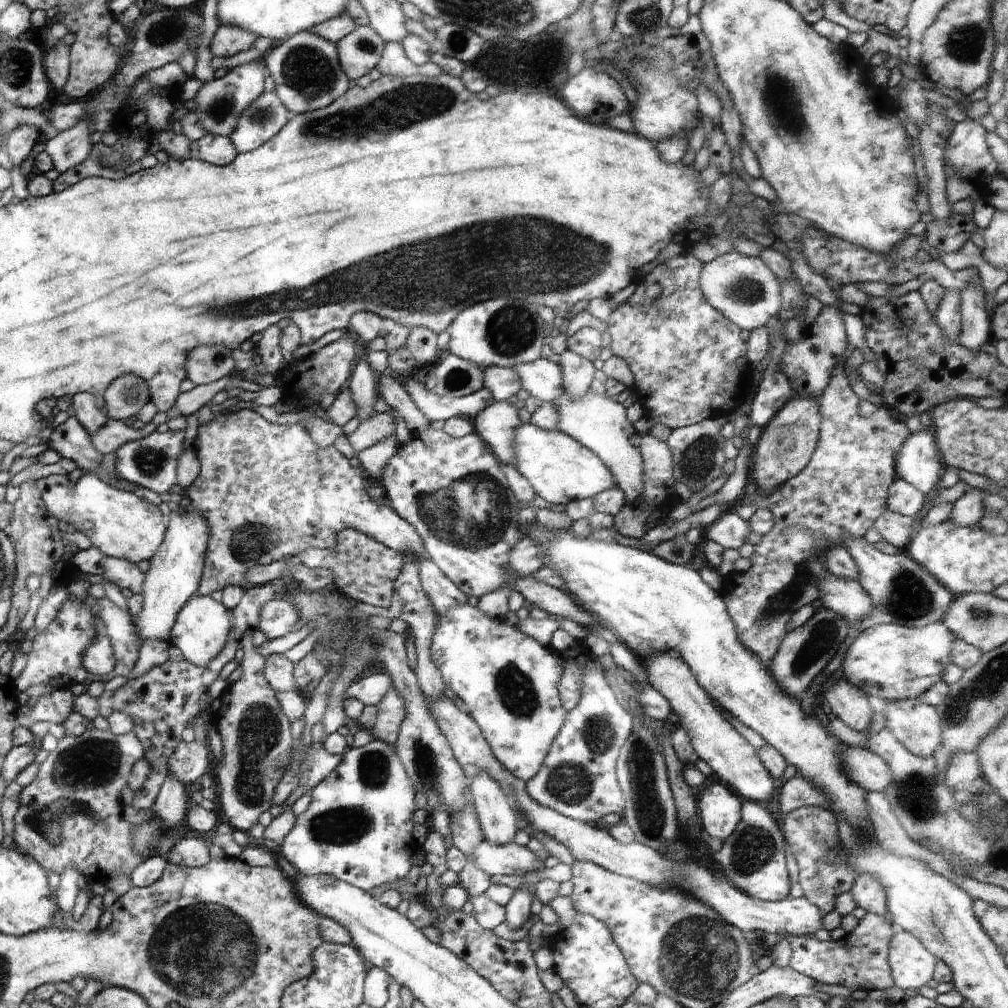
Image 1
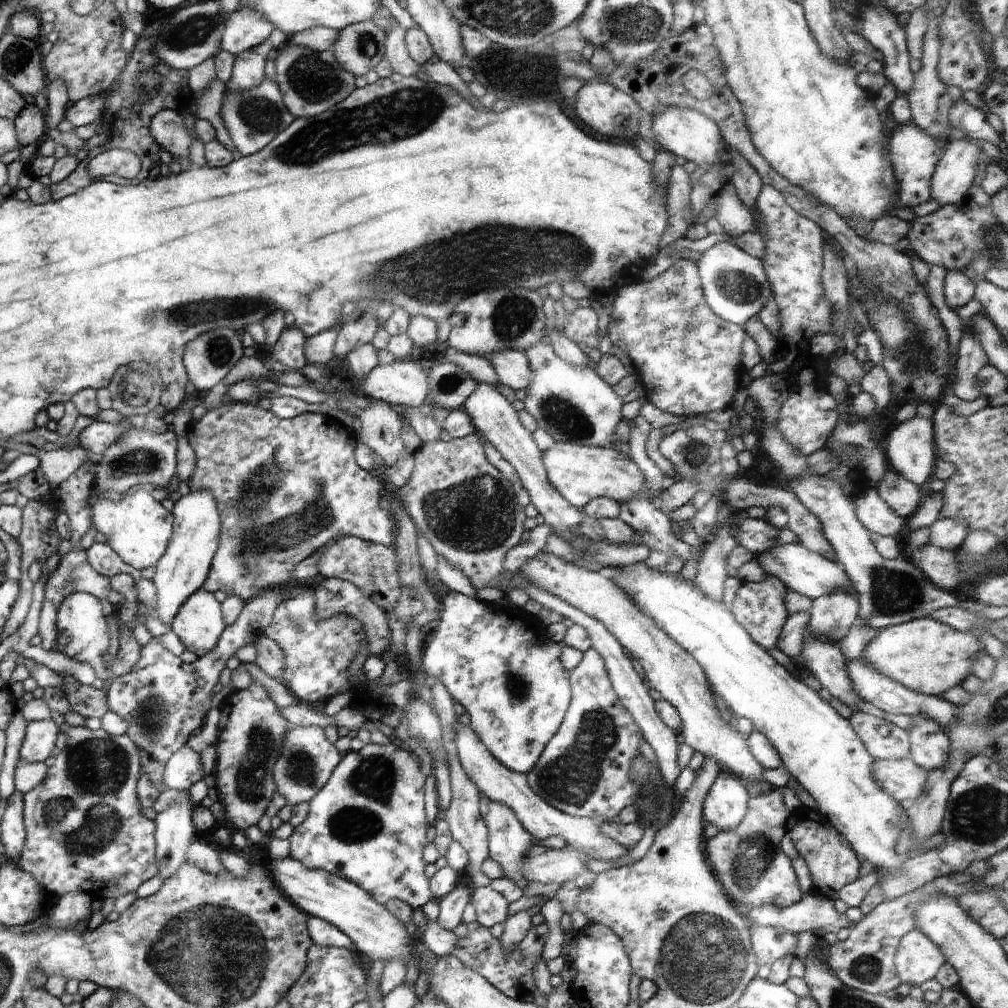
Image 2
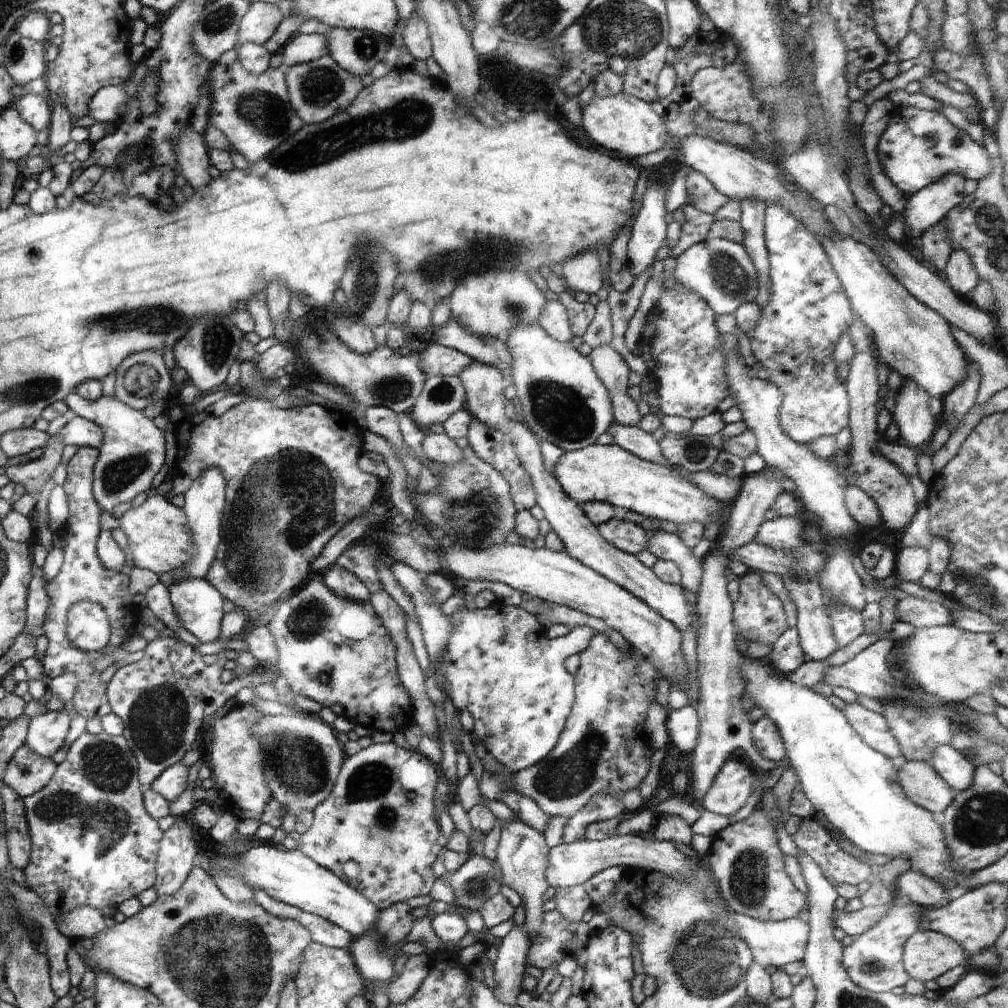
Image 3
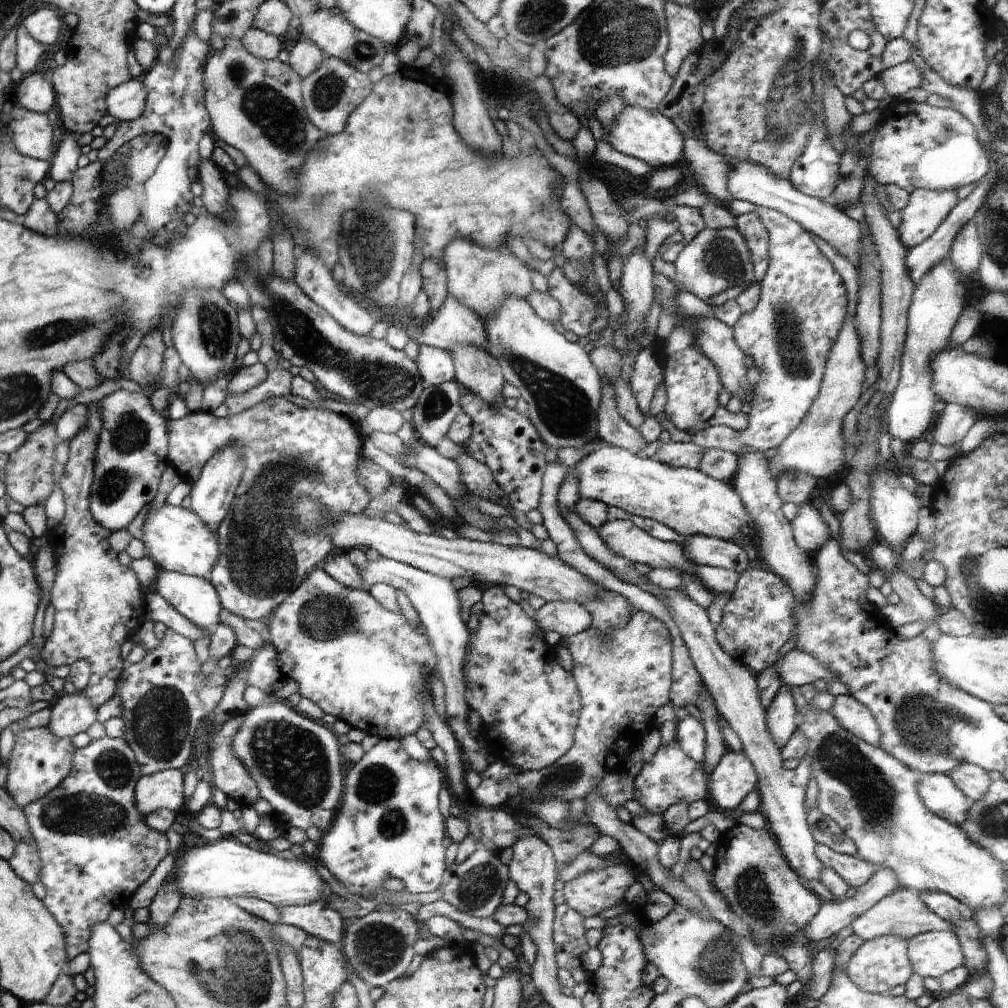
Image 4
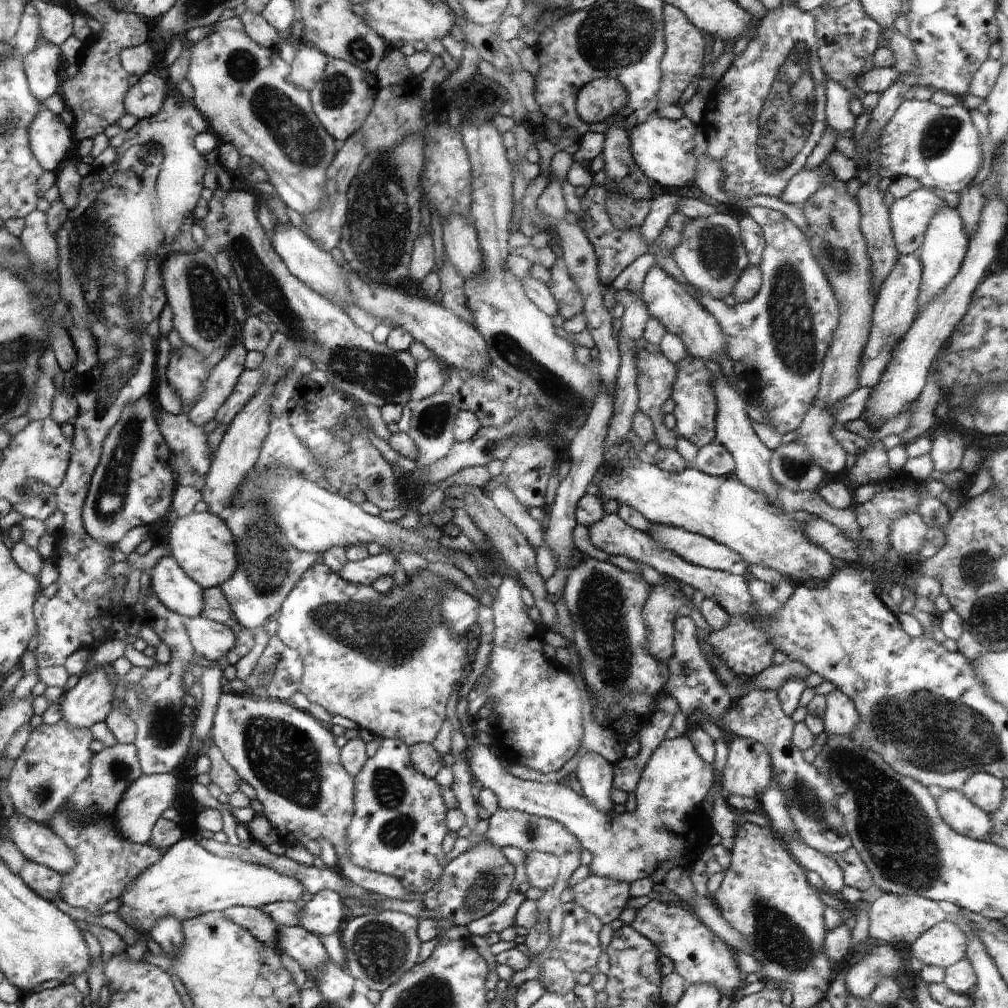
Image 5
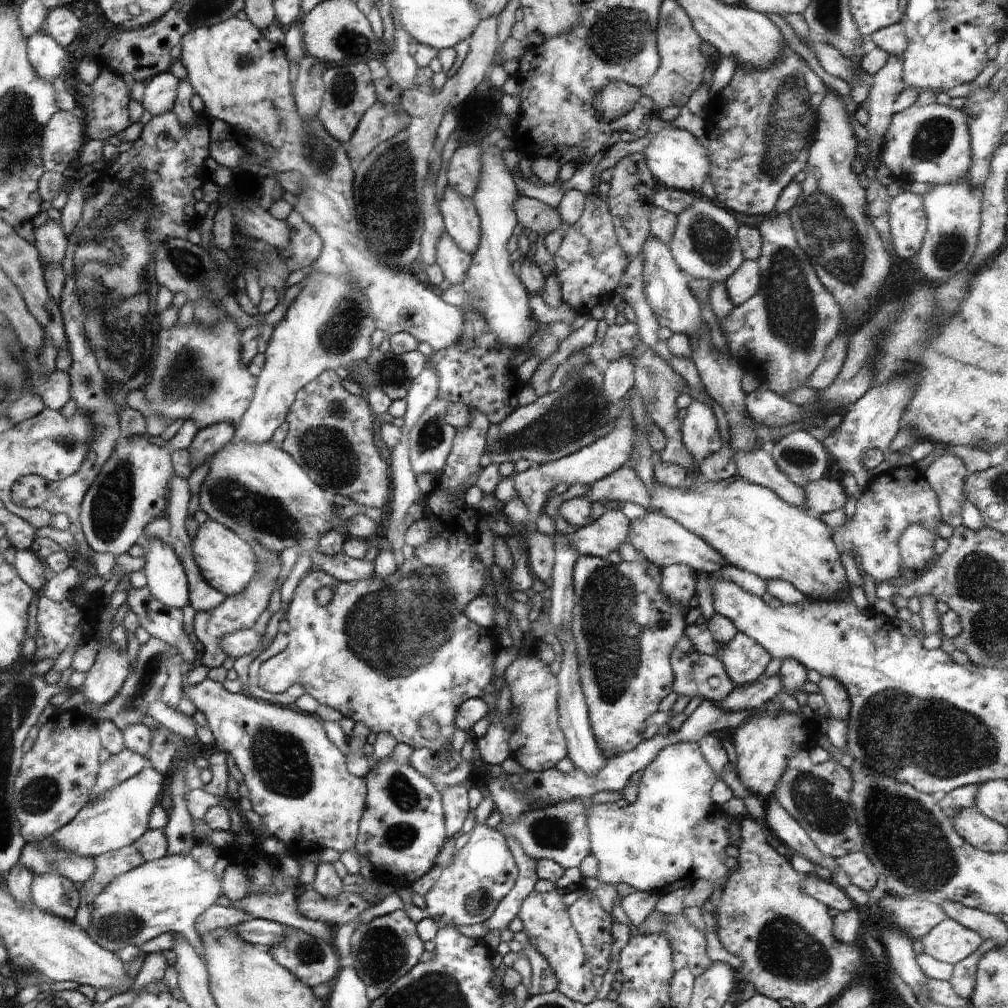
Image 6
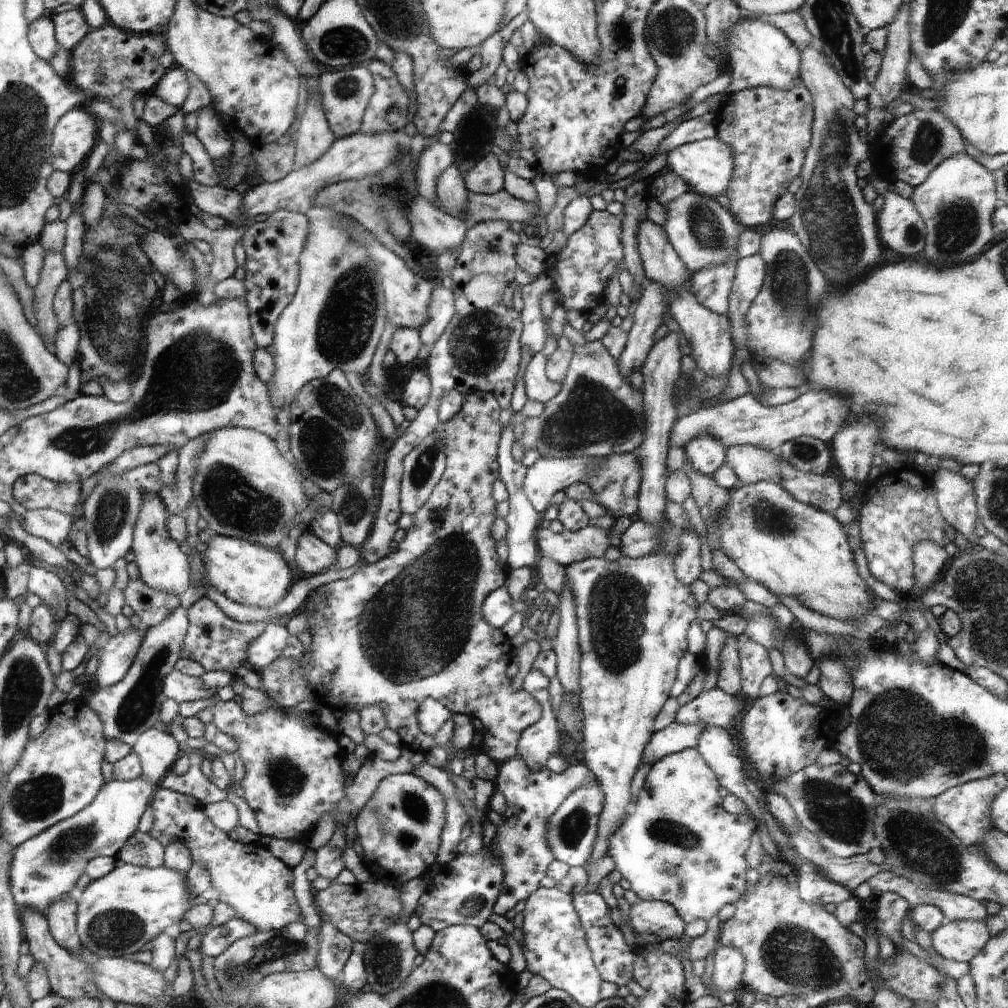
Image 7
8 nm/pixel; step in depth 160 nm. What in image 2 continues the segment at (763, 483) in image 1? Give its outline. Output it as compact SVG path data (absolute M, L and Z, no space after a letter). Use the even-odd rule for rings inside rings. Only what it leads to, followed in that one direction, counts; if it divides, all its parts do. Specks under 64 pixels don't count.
M800 386L797 392L791 393L782 403L777 414L776 428L787 443L808 456L827 444L827 439L835 431L840 417L837 401L830 393L815 389L813 386Z

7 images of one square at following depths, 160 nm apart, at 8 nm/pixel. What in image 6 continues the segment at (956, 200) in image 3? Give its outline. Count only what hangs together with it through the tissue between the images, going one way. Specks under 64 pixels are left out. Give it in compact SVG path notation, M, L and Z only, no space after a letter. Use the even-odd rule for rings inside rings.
M902 192L889 206L891 248L900 258L914 260L927 229L923 200L920 195Z

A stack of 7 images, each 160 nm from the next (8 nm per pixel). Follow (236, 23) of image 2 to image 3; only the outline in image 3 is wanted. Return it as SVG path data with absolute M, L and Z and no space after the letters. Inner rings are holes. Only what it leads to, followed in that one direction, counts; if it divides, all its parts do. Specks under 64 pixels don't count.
M251 2L249 10L238 22L237 42L234 49L244 44L262 44L268 40L278 24L282 22L282 12L278 5L264 2Z

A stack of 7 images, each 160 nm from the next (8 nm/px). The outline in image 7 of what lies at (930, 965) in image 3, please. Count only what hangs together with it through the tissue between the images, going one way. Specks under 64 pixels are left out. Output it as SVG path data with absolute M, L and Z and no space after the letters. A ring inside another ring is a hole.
M949 921L933 933L933 945L944 959L969 963L984 945L991 934L984 921Z

